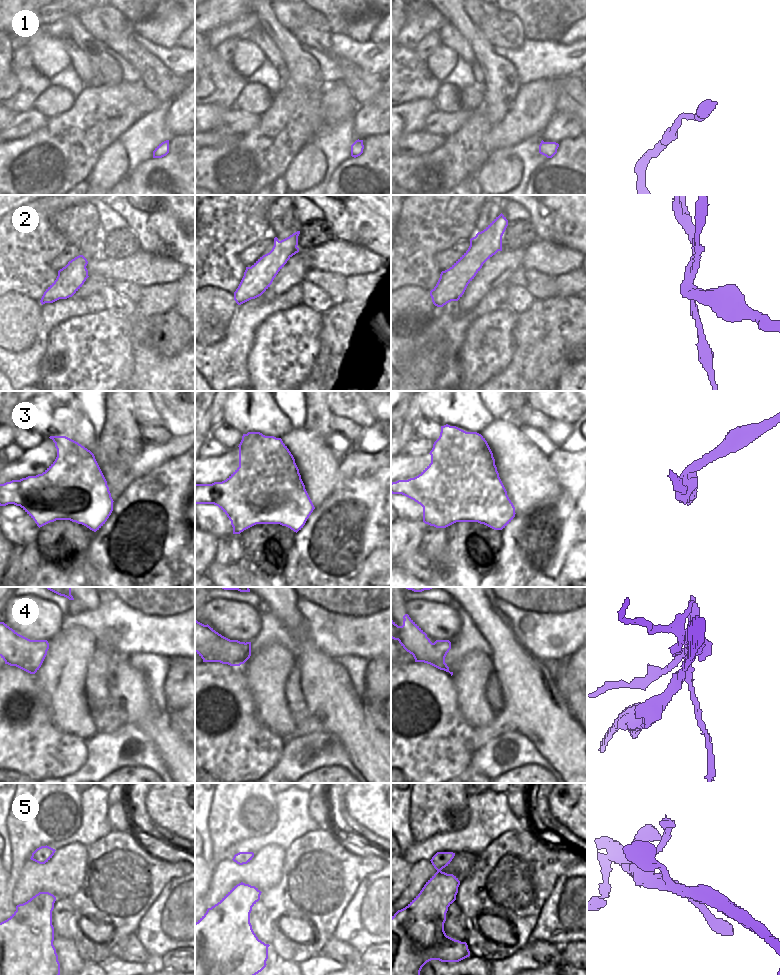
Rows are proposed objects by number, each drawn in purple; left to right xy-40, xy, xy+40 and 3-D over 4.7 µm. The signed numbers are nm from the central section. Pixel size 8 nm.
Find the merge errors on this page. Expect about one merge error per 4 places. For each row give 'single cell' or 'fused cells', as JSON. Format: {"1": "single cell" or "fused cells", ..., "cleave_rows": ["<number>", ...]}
{"1": "single cell", "2": "fused cells", "3": "fused cells", "4": "fused cells", "5": "single cell", "cleave_rows": ["2", "3", "4"]}

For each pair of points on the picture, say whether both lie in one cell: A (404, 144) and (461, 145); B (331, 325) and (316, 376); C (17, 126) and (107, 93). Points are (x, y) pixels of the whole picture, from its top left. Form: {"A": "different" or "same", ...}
{"A": "different", "B": "same", "C": "different"}

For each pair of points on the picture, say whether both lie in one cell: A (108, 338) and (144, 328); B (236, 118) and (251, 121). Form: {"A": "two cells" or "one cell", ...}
{"A": "two cells", "B": "one cell"}

